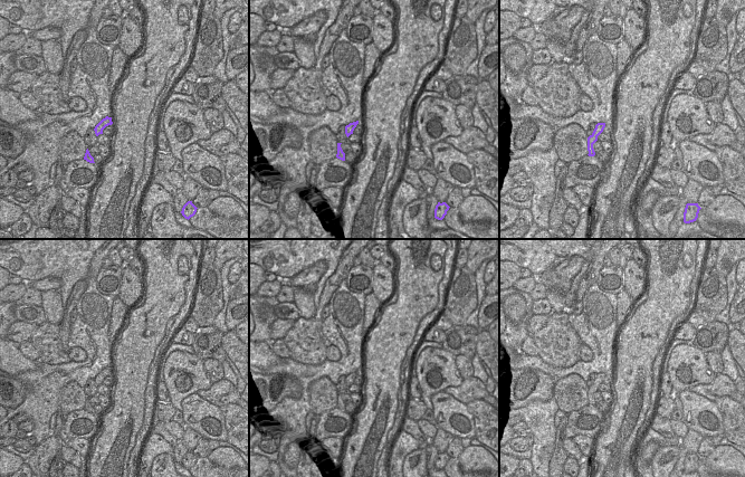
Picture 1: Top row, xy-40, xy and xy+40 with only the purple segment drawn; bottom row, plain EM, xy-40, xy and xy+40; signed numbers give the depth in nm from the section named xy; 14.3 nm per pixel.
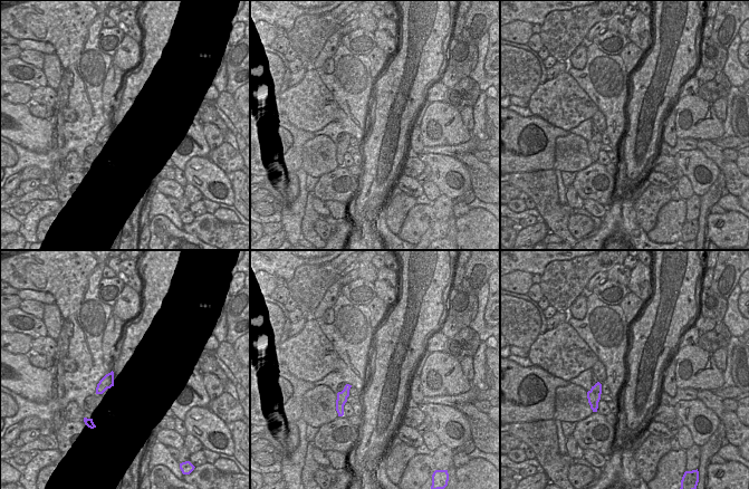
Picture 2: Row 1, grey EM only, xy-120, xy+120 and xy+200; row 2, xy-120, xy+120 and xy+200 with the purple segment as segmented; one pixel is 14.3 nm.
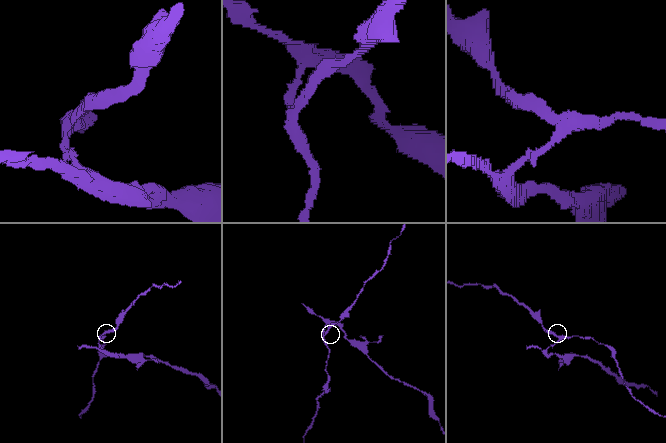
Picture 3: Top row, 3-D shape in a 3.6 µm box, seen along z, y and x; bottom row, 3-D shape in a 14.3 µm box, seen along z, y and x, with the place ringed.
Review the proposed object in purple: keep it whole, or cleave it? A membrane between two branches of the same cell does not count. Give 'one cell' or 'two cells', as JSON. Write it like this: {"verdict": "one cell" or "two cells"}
{"verdict": "two cells"}

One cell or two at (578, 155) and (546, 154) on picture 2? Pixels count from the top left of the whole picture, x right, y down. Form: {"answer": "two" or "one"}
{"answer": "two"}

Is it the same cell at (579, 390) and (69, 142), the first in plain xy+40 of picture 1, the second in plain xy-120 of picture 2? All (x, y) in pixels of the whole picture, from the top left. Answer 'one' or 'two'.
two

